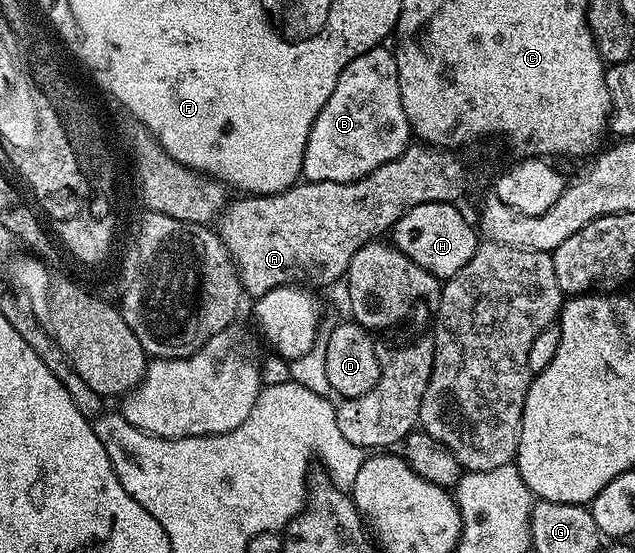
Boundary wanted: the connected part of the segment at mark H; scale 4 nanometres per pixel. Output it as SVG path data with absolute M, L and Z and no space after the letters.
M431 202L410 208L397 220L390 231L391 241L403 254L410 256L414 264L426 268L435 278L453 278L474 256L478 245L478 230L464 219L459 205L450 202Z

